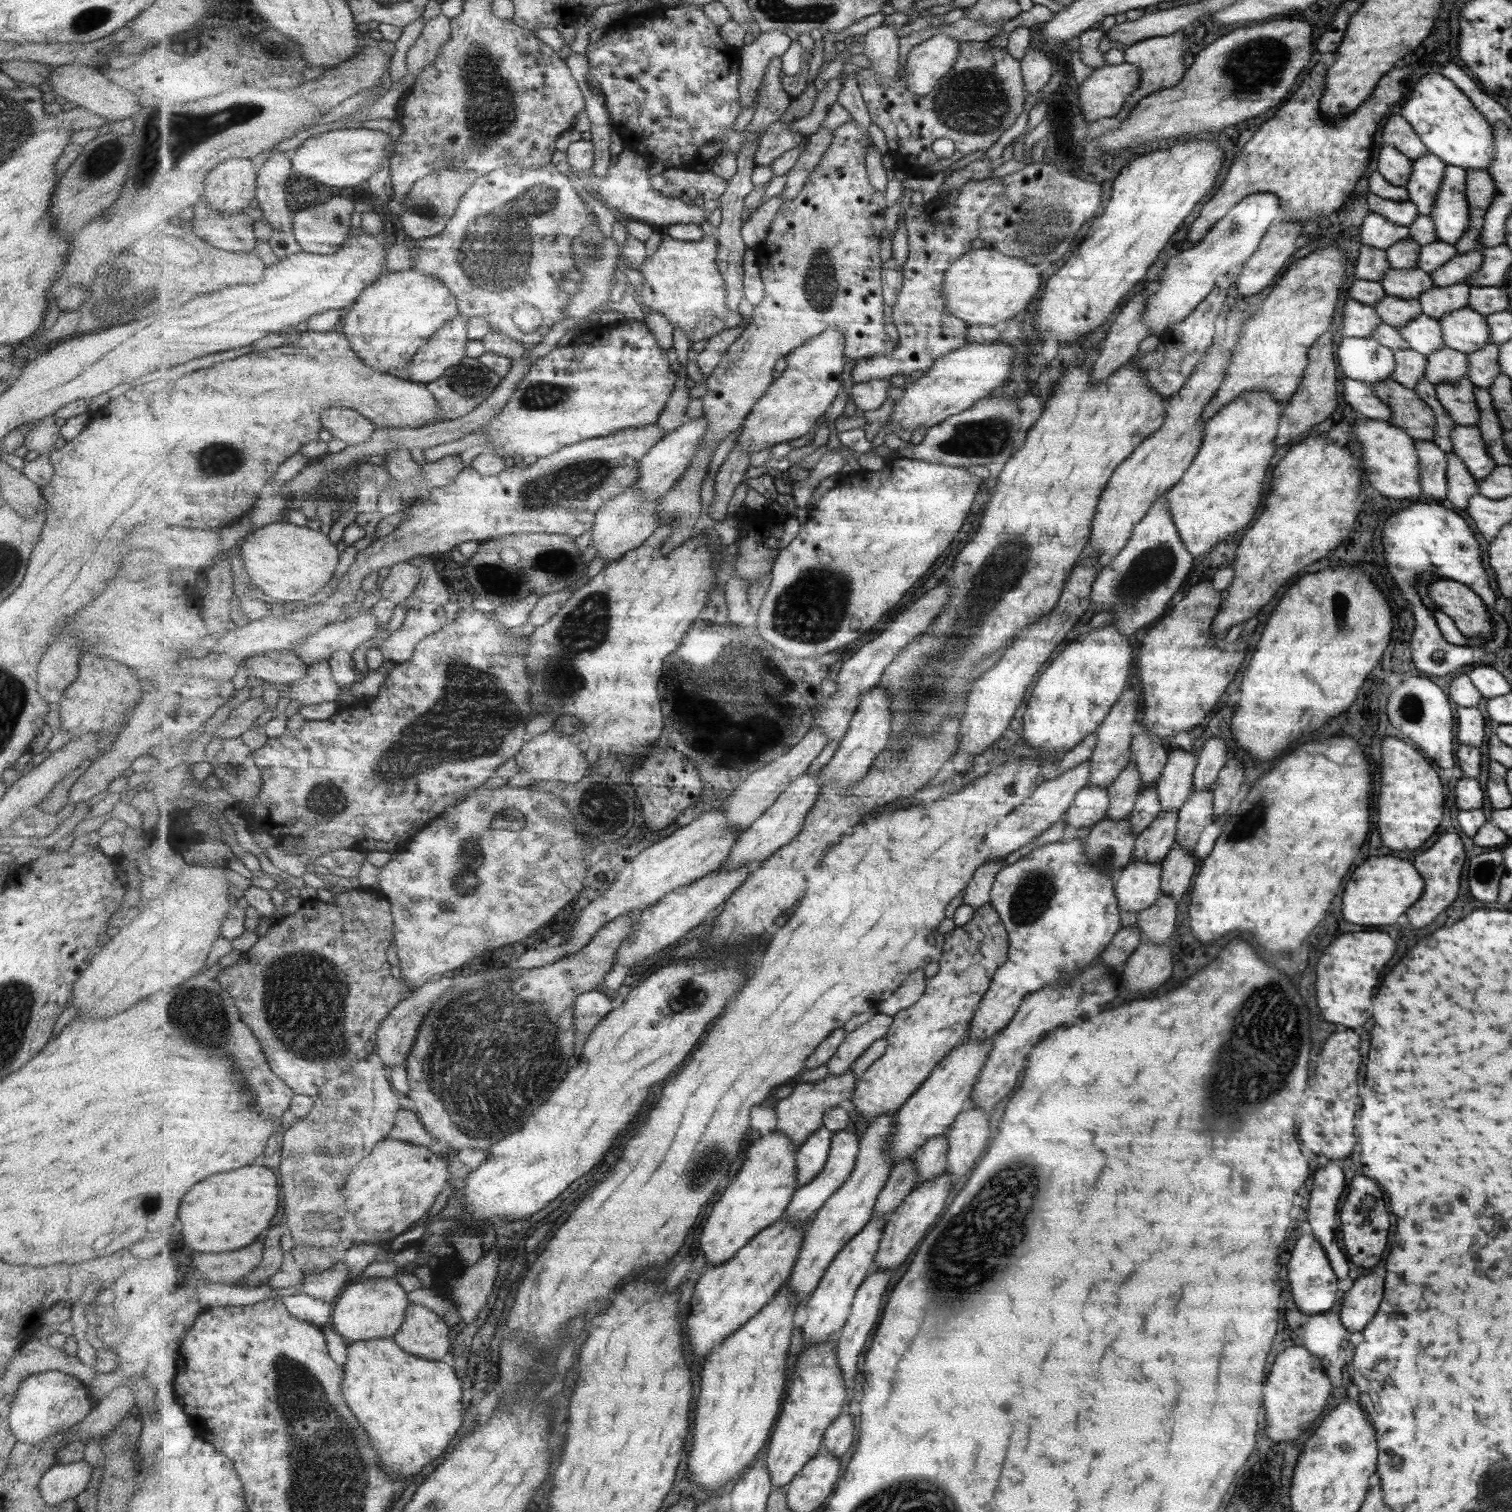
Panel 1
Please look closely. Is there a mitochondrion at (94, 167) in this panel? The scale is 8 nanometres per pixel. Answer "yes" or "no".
yes

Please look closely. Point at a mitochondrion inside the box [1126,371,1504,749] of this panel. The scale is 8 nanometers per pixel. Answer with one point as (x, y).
(1412, 707)

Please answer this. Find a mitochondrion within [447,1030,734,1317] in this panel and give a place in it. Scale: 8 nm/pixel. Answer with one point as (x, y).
(702, 1161)

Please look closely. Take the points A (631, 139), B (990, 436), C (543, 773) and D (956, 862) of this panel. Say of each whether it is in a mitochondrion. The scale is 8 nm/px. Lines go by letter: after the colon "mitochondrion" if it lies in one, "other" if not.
A: other
B: mitochondrion
C: other
D: other

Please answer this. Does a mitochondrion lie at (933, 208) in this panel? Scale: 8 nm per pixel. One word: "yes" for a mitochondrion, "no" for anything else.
no

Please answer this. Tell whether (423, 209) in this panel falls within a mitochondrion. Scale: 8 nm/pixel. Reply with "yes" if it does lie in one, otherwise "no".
yes

